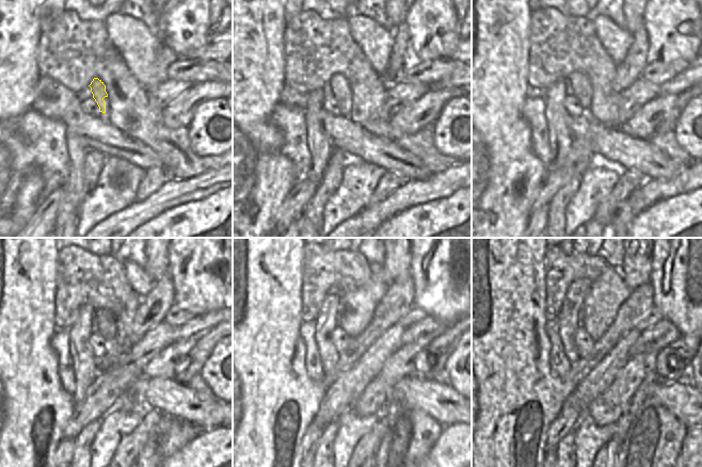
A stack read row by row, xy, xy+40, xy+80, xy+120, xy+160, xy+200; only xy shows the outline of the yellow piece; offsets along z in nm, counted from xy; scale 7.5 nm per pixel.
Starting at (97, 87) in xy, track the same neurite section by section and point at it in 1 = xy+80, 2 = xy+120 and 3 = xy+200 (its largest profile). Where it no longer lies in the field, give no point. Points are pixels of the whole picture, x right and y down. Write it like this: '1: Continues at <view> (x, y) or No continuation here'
1: Continues at xy+80 (579, 82)
2: Continues at xy+120 (104, 321)
3: Continues at xy+200 (607, 293).

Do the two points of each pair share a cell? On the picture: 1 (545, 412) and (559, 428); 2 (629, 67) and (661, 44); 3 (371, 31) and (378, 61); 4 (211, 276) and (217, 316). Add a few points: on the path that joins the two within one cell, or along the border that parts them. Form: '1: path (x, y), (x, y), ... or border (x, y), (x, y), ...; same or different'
1: border (567, 399), (552, 422), (544, 444); different
2: border (645, 30), (649, 43), (648, 62); different
3: path (372, 38), (376, 42), (378, 53); same
4: border (221, 307), (195, 316); different

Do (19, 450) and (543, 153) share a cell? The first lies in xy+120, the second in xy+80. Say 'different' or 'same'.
different

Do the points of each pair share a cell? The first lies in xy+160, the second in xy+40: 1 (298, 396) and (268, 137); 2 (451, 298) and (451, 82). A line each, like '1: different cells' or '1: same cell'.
1: same cell
2: different cells

